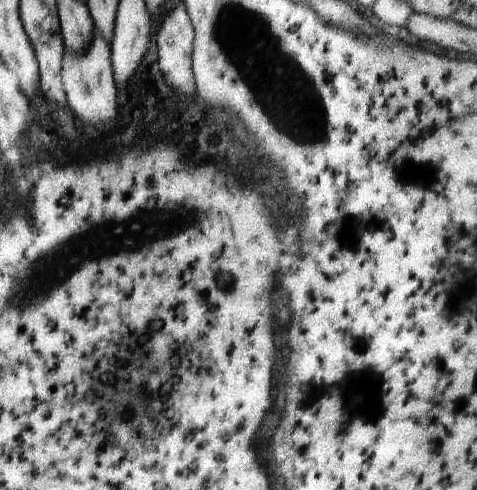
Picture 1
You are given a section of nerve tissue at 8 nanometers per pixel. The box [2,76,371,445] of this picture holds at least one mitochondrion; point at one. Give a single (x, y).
(41, 276)

